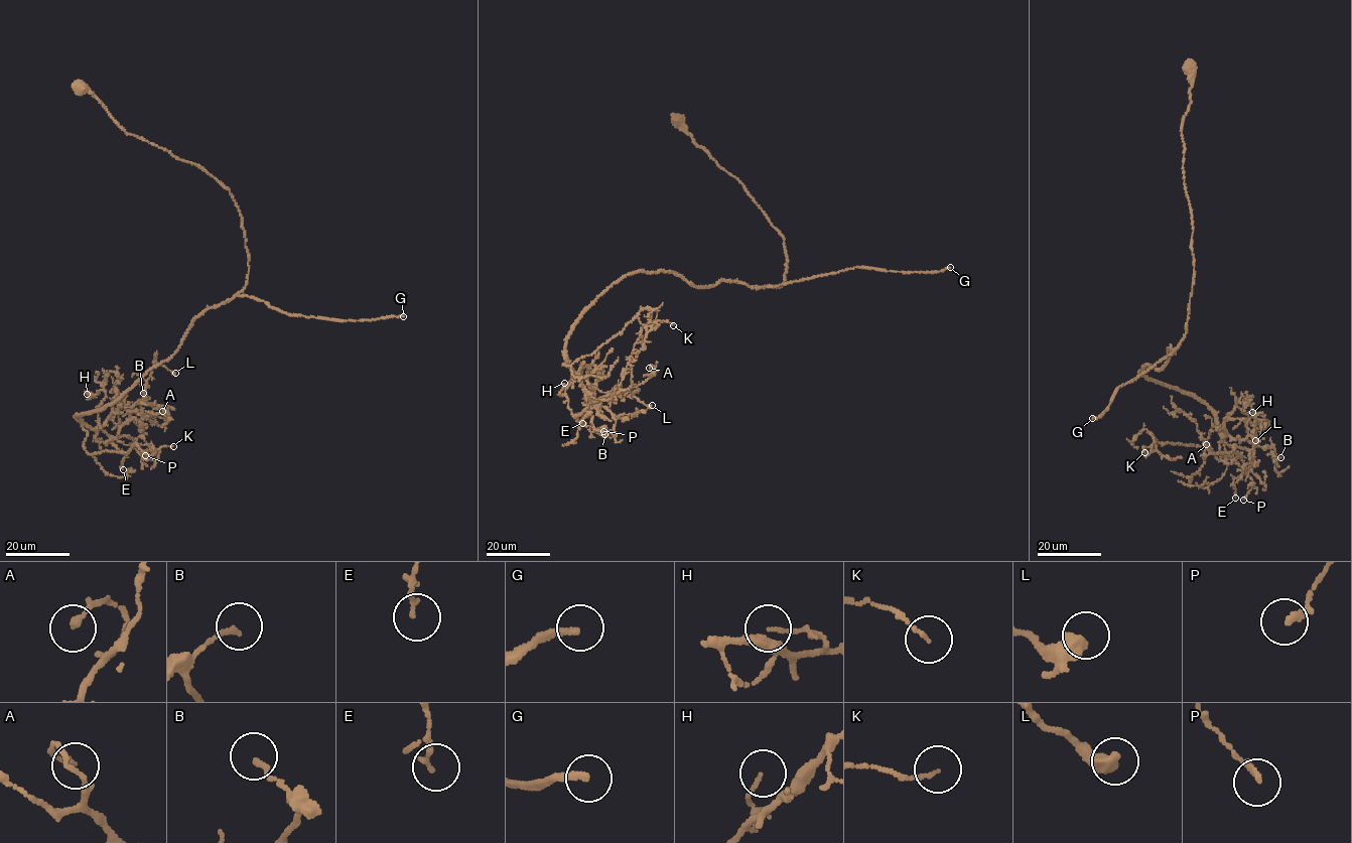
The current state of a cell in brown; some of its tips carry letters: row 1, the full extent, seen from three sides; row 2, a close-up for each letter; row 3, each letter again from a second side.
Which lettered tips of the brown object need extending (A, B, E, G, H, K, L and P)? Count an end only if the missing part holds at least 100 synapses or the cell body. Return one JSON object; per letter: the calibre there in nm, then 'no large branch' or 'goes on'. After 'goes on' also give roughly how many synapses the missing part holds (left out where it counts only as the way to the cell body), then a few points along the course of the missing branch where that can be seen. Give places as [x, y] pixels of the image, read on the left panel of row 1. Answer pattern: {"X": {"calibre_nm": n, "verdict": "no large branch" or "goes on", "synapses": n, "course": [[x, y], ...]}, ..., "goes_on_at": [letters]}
{"A": {"calibre_nm": 200, "verdict": "no large branch"}, "B": {"calibre_nm": 160, "verdict": "no large branch"}, "E": {"calibre_nm": 140, "verdict": "no large branch"}, "G": {"calibre_nm": 220, "verdict": "goes on", "synapses": 160, "course": [[403, 316], [409, 314], [420, 301], [419, 269], [421, 272], [443, 276], [453, 268]]}, "H": {"calibre_nm": 100, "verdict": "no large branch"}, "K": {"calibre_nm": 100, "verdict": "no large branch"}, "L": {"calibre_nm": 480, "verdict": "no large branch"}, "P": {"calibre_nm": 170, "verdict": "no large branch"}, "goes_on_at": ["G"]}

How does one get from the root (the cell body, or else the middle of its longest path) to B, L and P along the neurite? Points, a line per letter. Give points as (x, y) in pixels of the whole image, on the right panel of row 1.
B: (1189, 66), (1187, 333), (1164, 368), (1139, 373), (1205, 404), (1222, 436), (1246, 420), (1248, 439), (1280, 457)
L: (1189, 66), (1187, 333), (1164, 368), (1139, 373), (1205, 404), (1222, 436), (1239, 442), (1260, 420), (1255, 440)
P: (1189, 66), (1187, 333), (1164, 368), (1139, 373), (1212, 411), (1252, 482), (1243, 500)

